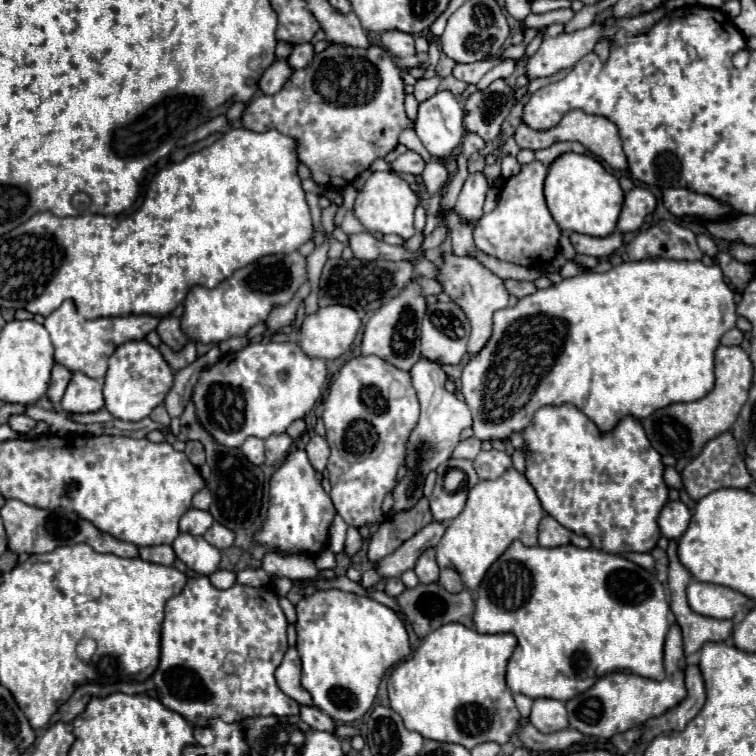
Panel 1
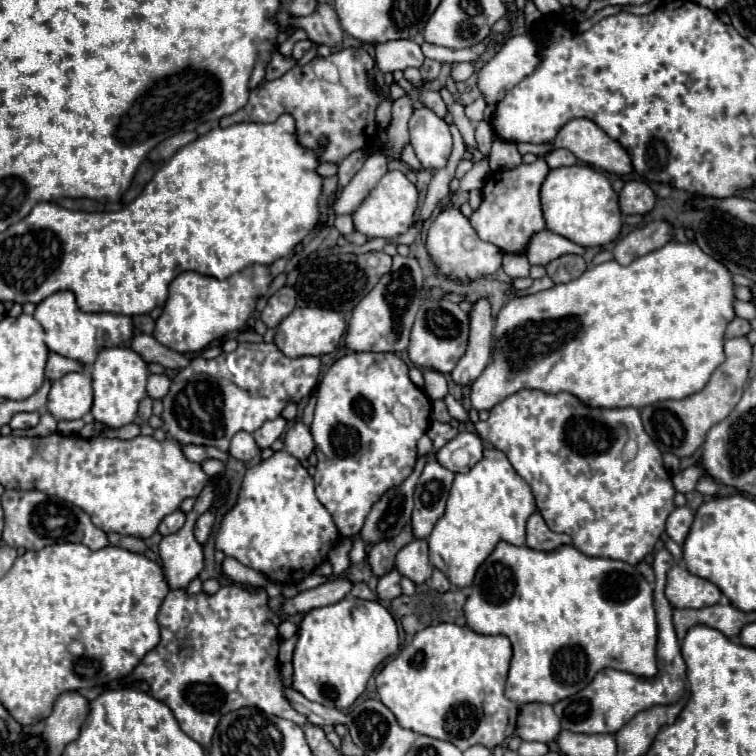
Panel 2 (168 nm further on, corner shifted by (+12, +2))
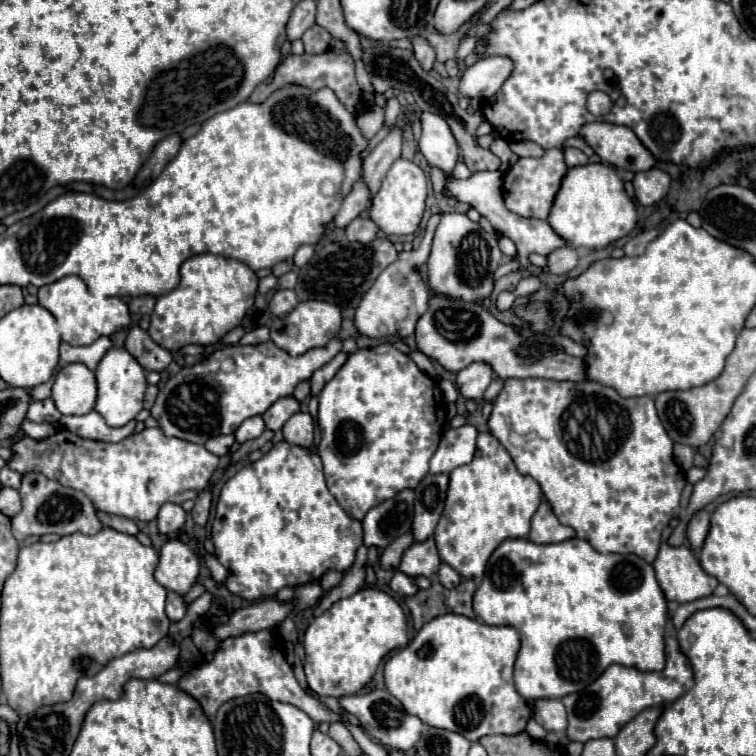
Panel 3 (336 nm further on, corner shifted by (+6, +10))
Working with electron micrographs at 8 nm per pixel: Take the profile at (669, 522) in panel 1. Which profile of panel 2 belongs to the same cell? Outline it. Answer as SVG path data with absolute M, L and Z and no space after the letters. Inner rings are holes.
M686 506L682 508L674 508L674 512L668 516L668 522L666 522L666 534L676 542L676 544L682 544L688 530L690 530L690 524L694 520L694 512Z

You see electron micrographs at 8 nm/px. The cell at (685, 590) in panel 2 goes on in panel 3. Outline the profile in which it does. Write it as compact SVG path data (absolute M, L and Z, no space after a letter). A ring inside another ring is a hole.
M662 544L656 560L652 562L658 584L670 602L694 602L710 596L718 580L706 574L688 546Z

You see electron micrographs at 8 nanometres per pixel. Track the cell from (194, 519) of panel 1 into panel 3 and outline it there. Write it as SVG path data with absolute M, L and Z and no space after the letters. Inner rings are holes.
M164 504L164 506L160 508L160 512L158 512L156 522L158 522L158 530L160 530L162 534L170 536L170 534L174 534L176 530L180 530L180 528L184 526L184 522L186 522L186 512L182 510L180 504Z

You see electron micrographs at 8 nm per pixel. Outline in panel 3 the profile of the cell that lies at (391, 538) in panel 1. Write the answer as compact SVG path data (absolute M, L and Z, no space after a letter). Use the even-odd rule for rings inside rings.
M406 532L402 534L400 538L396 538L390 546L384 548L382 556L380 556L380 566L386 568L386 570L396 570L400 560L402 560L402 554L406 548L410 548L414 544L414 538L412 538L412 532Z

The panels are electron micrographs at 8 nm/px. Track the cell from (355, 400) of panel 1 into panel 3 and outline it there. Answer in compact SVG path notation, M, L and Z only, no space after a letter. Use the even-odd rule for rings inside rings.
M388 342L356 350L320 392L320 450L326 454L322 460L330 494L350 518L362 520L370 508L394 498L394 494L414 490L428 474L430 458L438 448L446 422L446 402L442 398L442 390L434 378L422 374L422 370L406 354Z

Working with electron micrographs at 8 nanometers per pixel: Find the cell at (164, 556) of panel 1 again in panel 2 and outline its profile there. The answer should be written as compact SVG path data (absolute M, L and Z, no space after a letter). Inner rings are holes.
M126 536L126 538L120 538L120 546L130 550L130 552L136 552L136 554L144 554L148 550L148 546L144 544L144 540L140 538L132 538L132 536Z

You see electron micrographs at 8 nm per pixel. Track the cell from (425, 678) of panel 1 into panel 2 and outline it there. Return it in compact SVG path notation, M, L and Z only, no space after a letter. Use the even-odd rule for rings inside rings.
M456 624L428 626L418 632L414 640L376 674L378 696L382 704L396 716L398 724L416 734L428 734L430 738L452 742L460 750L466 750L474 744L482 744L492 750L506 738L506 732L508 736L514 732L518 716L518 704L504 698L504 682L510 668L510 658L512 646L506 636L484 636L472 632L468 626L462 628Z

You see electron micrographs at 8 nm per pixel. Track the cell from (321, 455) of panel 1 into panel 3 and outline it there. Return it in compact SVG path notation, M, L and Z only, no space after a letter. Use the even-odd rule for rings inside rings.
M298 412L290 416L290 420L282 426L282 434L284 434L284 440L290 444L310 448L314 442L312 416L308 412Z

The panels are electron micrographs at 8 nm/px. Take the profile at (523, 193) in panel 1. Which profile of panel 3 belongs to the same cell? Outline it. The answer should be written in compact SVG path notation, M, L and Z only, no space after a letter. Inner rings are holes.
M558 148L546 150L540 158L520 158L504 176L506 208L518 216L546 220L566 172L568 166L564 164L564 152Z

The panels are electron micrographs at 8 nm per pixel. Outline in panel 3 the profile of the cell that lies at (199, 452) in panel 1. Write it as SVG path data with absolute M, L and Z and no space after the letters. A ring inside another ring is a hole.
M234 434L214 436L214 438L210 438L210 442L206 442L206 448L216 456L224 456L224 454L228 454L232 444L234 444Z

